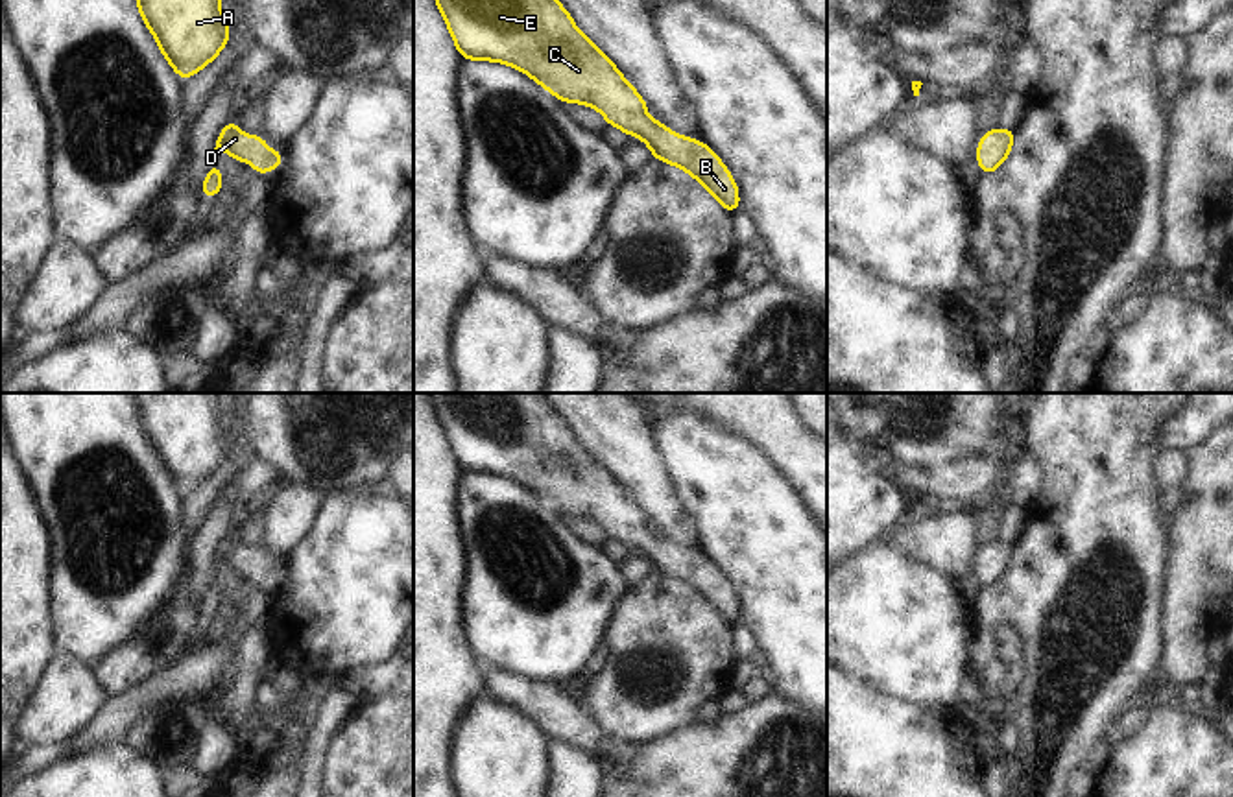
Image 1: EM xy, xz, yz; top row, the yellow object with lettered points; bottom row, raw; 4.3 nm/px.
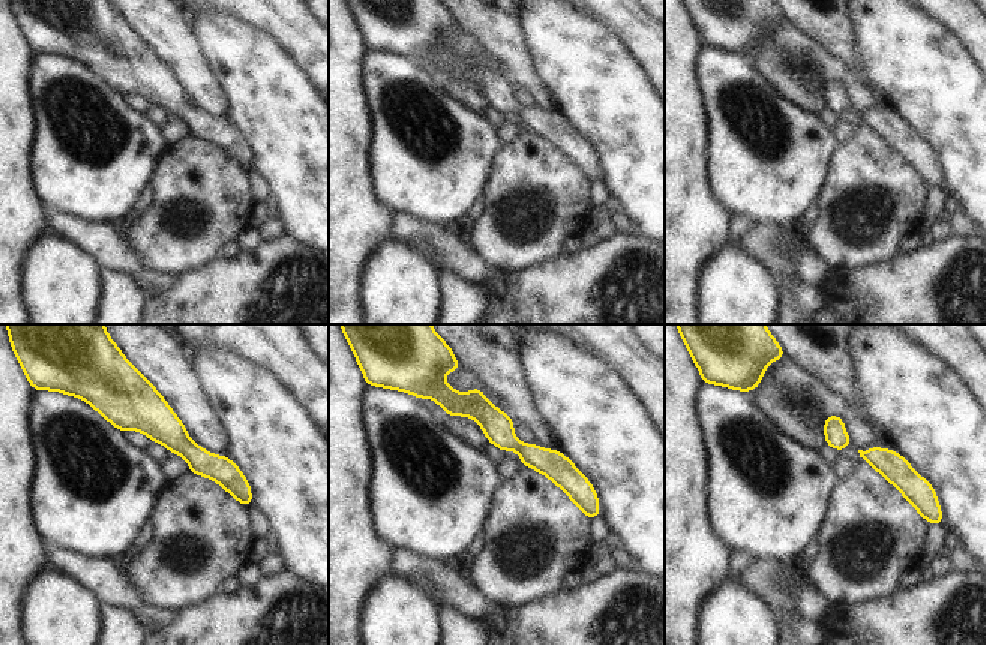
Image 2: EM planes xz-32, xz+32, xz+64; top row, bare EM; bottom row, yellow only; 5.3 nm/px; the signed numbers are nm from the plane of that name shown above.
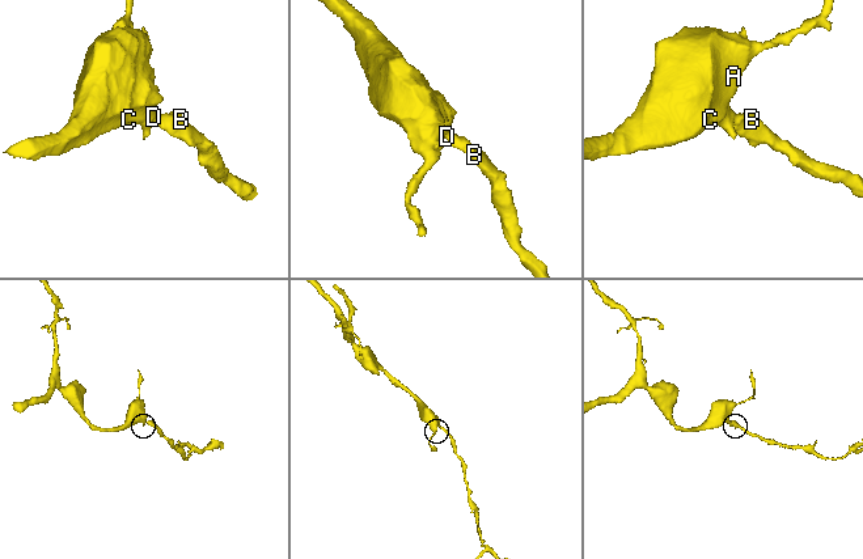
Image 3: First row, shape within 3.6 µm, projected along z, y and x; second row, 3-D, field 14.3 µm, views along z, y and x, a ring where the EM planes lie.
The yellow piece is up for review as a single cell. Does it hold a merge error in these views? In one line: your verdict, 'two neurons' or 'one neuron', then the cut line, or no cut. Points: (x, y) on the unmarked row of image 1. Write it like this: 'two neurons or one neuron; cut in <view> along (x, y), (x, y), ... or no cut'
one neuron; no cut

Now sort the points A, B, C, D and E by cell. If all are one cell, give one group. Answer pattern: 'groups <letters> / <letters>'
groups A B C D E

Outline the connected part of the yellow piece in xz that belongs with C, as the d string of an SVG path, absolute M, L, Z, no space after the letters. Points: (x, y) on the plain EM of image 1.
M428 393L463 472L498 474L522 483L559 515L591 518L609 539L639 550L655 572L688 585L727 624L740 622L738 601L716 566L698 552L676 548L646 528L646 515L622 485L576 441L543 393Z

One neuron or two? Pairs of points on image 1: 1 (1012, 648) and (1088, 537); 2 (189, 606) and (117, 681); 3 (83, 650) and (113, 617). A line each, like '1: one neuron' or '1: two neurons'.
1: two neurons
2: one neuron
3: one neuron

